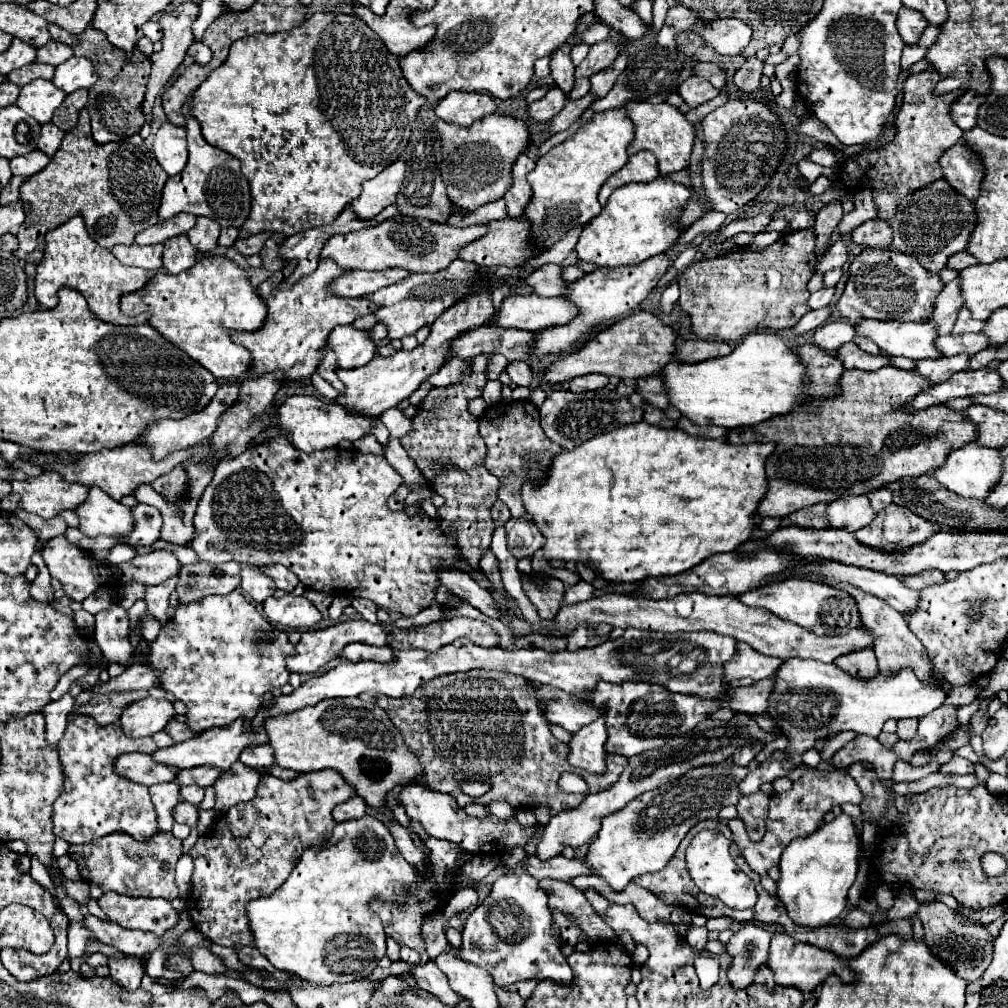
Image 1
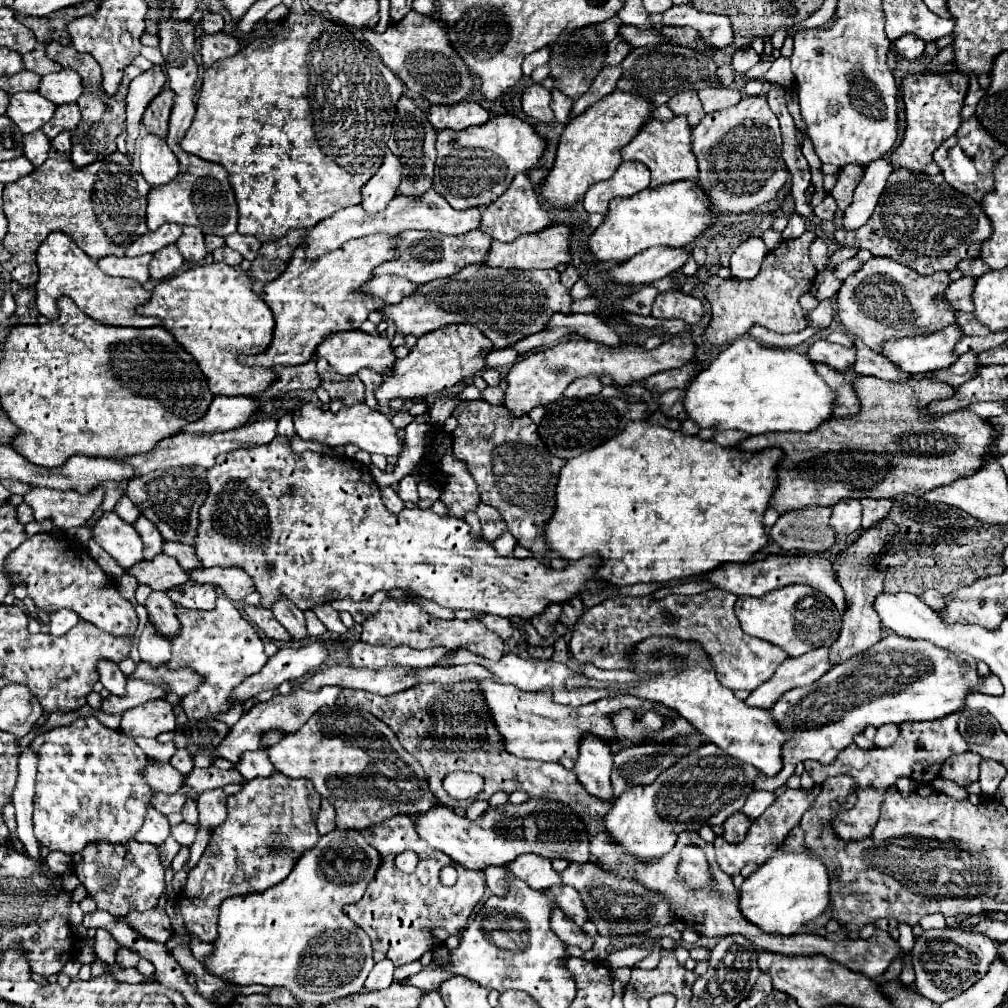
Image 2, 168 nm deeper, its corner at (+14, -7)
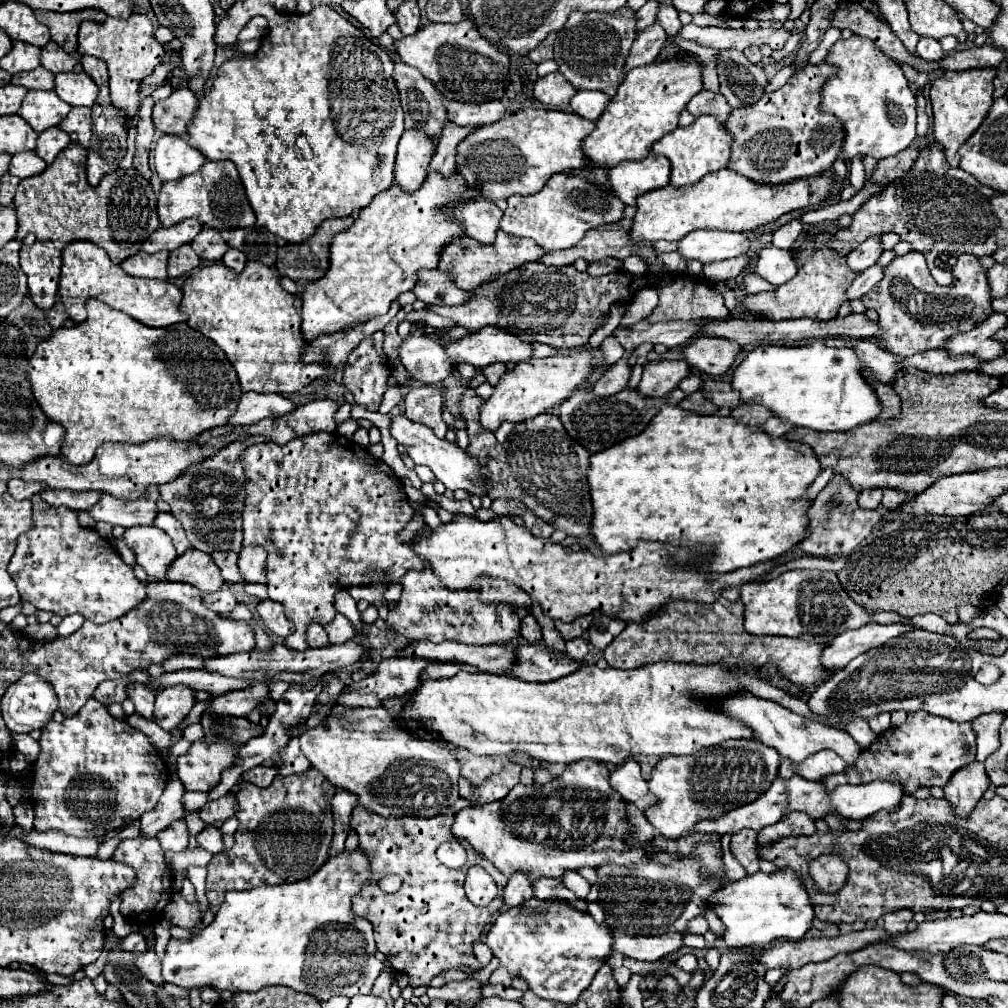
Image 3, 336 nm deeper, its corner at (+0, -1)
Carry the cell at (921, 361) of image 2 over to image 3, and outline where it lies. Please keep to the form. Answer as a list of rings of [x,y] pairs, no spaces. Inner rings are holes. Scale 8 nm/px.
[[[991,314],[983,322],[979,322],[969,332],[959,332],[945,342],[945,352],[949,358],[959,356],[973,356],[979,362],[993,360],[1003,354],[1003,344],[991,340],[997,330],[1001,330],[1007,324],[1005,314]]]

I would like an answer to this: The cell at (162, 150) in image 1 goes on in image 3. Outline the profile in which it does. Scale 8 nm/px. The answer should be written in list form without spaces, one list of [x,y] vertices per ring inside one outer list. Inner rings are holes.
[[[163,134],[153,150],[153,166],[161,182],[171,182],[187,174],[197,172],[205,162],[205,156],[189,146],[181,136]]]

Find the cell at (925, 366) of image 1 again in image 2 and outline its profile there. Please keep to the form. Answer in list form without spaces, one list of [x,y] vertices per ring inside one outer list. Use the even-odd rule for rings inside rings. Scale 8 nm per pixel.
[[[967,352],[963,356],[959,356],[959,360],[945,368],[945,370],[937,370],[937,372],[931,372],[933,374],[933,380],[939,380],[939,382],[947,382],[951,386],[961,386],[965,384],[967,380],[971,380],[973,376],[977,376],[981,364],[977,364],[977,354],[973,352]]]

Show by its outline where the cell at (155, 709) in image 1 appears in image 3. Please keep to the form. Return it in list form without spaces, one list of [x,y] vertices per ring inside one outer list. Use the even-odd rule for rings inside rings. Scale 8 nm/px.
[[[169,686],[155,696],[153,722],[163,730],[179,726],[195,704],[195,694],[187,686]]]

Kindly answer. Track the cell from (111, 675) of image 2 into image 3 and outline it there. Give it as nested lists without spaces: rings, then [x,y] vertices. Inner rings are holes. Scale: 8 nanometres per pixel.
[[[133,682],[127,686],[127,694],[129,694],[129,700],[135,704],[135,710],[137,710],[141,716],[151,718],[155,694],[153,694],[145,684],[133,684]]]

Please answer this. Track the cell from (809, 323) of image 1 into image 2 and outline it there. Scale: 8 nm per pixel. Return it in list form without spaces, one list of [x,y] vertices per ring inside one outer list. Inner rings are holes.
[[[823,300],[813,312],[809,312],[809,326],[823,326],[827,328],[833,322],[835,308],[831,300]]]

